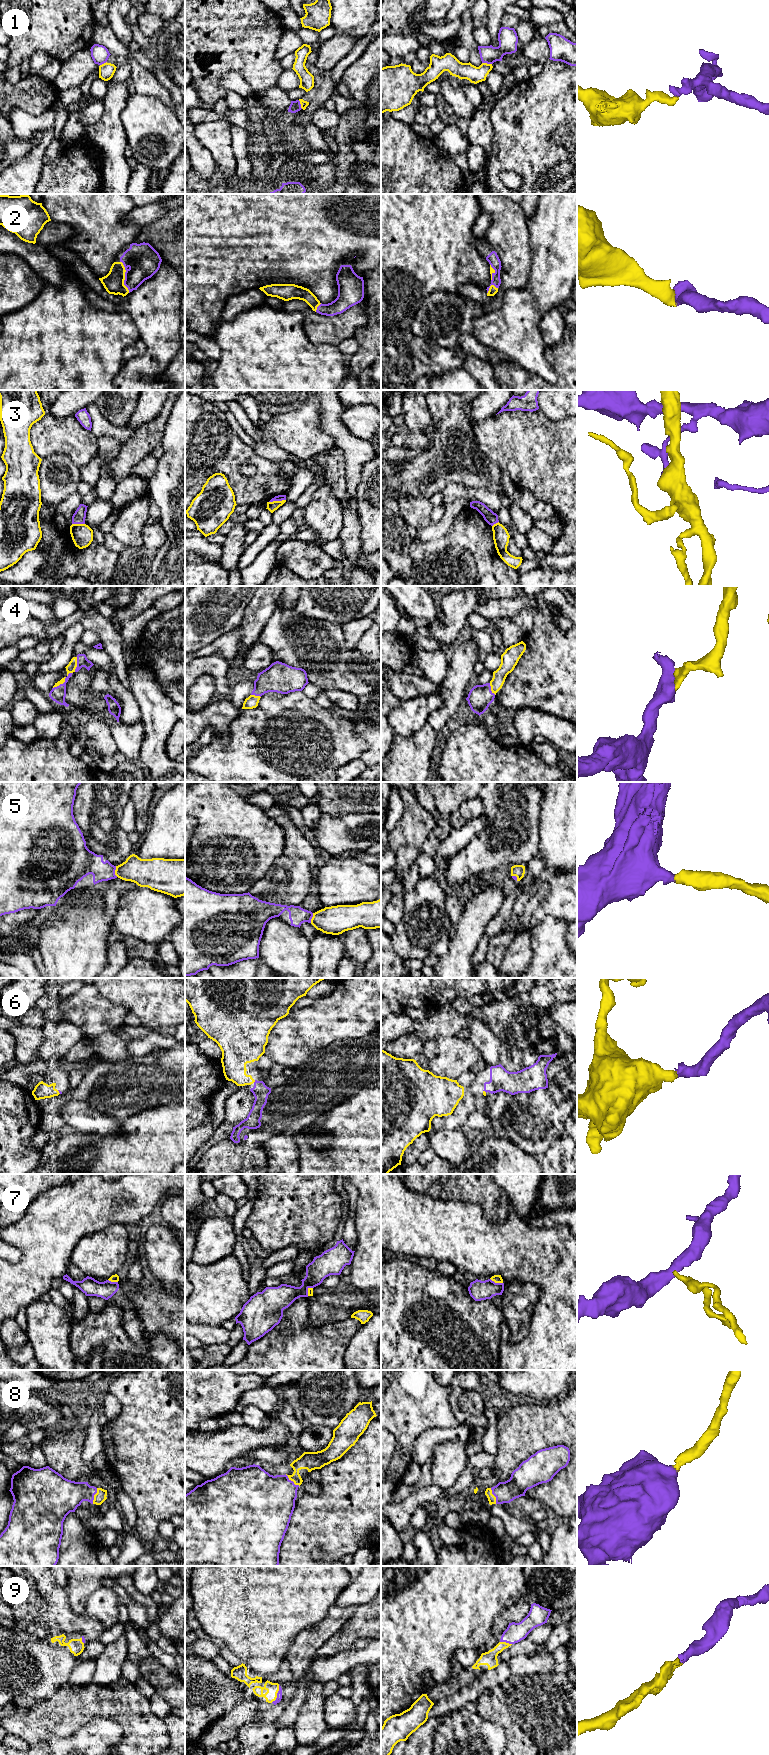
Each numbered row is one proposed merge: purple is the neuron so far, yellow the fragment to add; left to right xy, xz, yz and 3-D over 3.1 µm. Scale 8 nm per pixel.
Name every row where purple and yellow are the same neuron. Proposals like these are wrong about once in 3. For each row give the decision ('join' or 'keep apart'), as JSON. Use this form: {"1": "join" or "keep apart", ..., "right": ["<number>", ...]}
{"1": "keep apart", "2": "join", "3": "keep apart", "4": "join", "5": "join", "6": "join", "7": "keep apart", "8": "join", "9": "join", "right": ["2", "4", "5", "6", "8", "9"]}

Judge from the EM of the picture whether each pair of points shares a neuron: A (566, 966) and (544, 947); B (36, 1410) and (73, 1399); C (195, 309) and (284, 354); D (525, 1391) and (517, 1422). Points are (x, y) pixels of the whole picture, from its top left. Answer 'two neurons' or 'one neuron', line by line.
A: one neuron
B: one neuron
C: two neurons
D: two neurons

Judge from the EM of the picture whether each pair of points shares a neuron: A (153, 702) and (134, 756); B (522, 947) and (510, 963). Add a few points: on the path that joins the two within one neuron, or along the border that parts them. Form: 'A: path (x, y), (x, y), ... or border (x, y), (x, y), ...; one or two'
A: border (142, 720), (144, 740), (140, 750); two
B: path (520, 951), (514, 959); one

